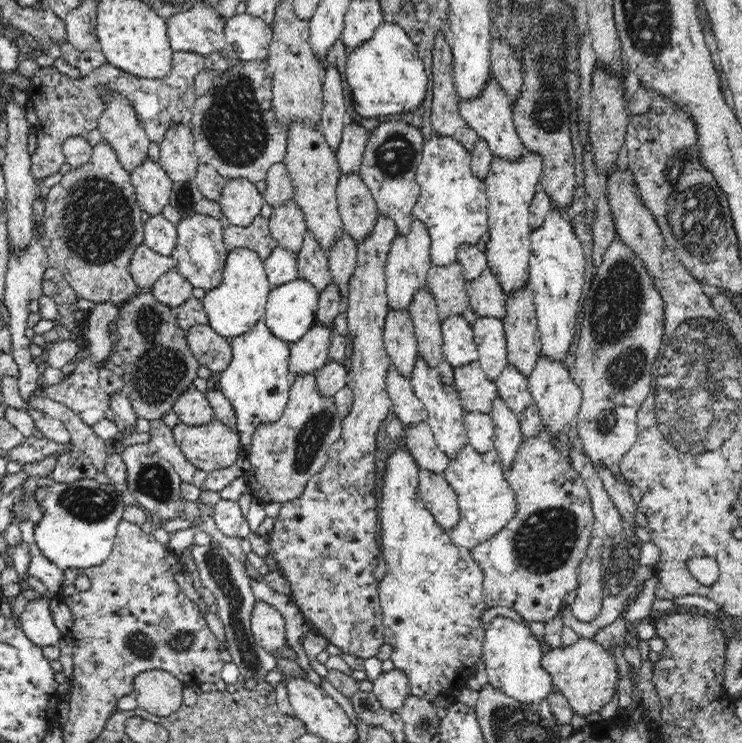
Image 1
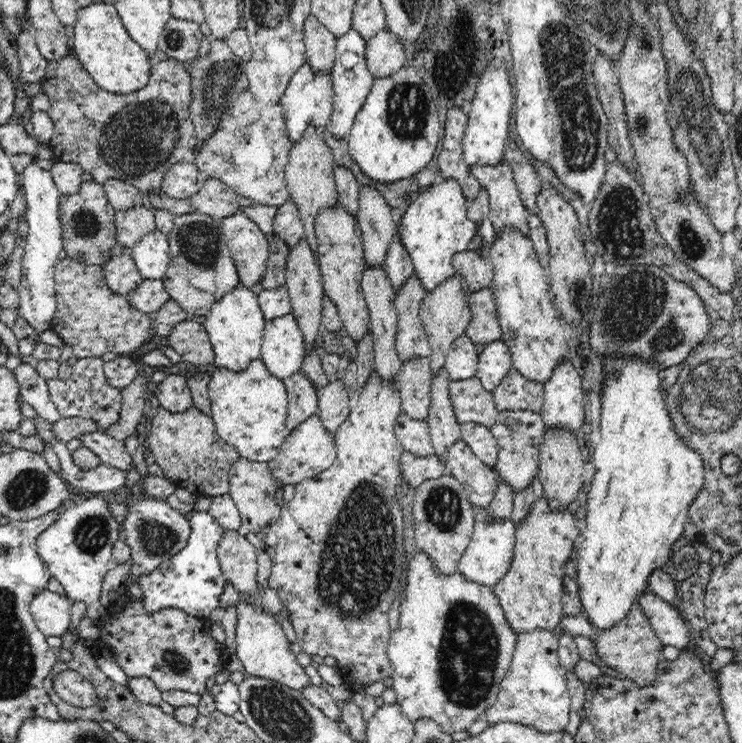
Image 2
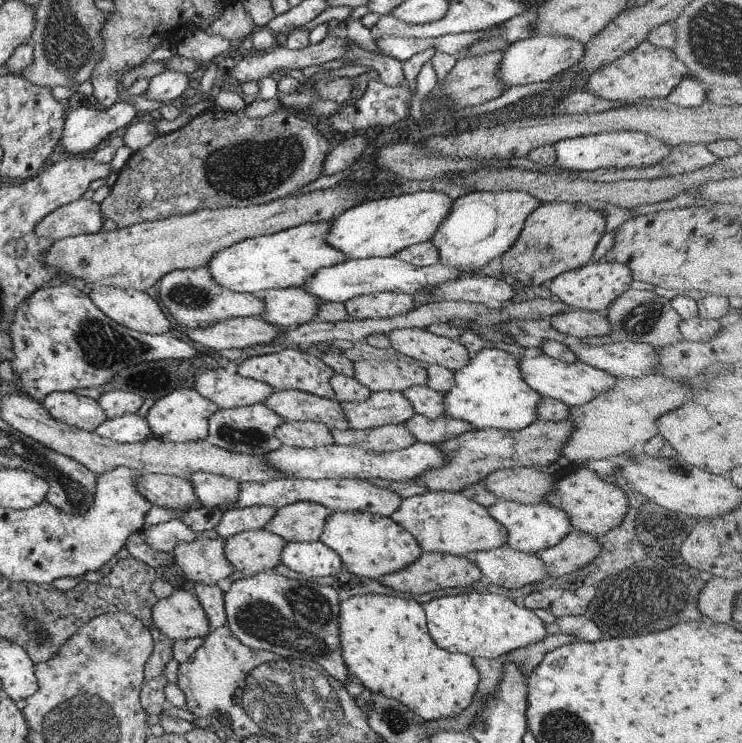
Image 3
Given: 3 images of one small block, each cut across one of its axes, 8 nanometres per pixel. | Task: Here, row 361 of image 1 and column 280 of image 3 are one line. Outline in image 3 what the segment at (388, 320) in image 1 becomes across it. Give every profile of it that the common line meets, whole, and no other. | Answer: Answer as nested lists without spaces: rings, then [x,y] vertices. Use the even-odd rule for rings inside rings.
[[[288,389],[274,391],[274,394],[263,403],[278,416],[282,416],[286,423],[316,421],[324,423],[330,429],[350,429],[344,408],[336,399],[327,399],[301,390]]]

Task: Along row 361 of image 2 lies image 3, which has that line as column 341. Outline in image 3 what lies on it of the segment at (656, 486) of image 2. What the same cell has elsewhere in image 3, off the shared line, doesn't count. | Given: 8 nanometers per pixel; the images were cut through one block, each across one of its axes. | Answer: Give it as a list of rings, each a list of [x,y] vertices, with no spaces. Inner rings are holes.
[[[366,593],[341,602],[339,616],[340,648],[342,658],[354,680],[362,683],[373,694],[385,696],[404,704],[420,717],[422,722],[458,716],[474,701],[480,675],[472,664],[473,658],[462,653],[441,649],[428,630],[422,605],[410,596]]]

